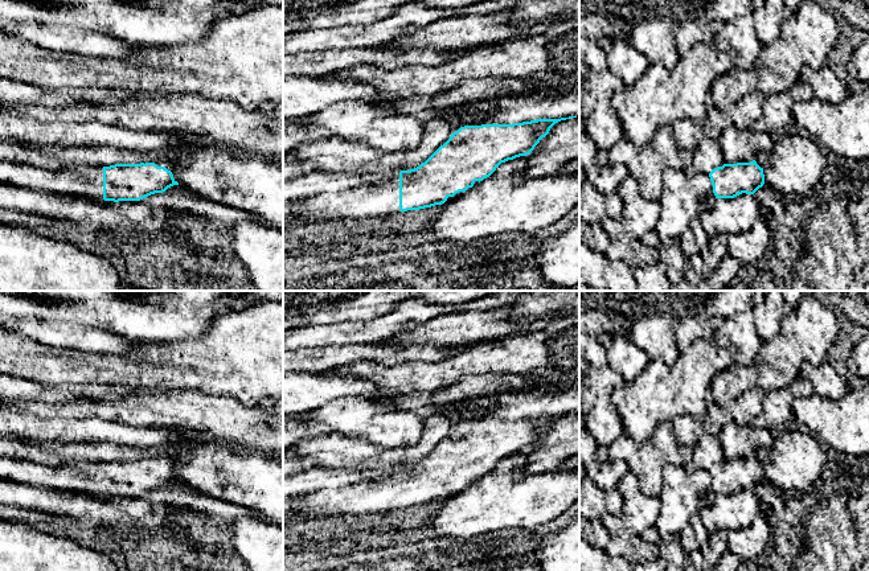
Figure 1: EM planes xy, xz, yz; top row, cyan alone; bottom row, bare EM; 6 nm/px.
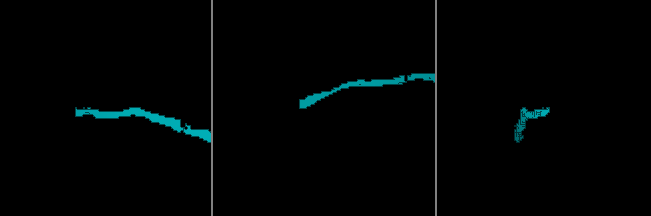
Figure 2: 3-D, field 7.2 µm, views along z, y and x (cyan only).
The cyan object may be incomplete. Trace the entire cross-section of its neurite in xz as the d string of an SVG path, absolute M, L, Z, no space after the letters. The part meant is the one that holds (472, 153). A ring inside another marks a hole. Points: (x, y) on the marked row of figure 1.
M577 116L561 119L537 119L513 124L464 126L454 132L450 139L419 167L410 171L395 172L390 176L311 172L302 177L286 180L283 181L283 227L319 221L332 221L337 218L356 219L378 217L442 205L446 201L460 197L474 185L489 177L501 163L529 155L540 140L549 133L550 128L556 123L571 118Z

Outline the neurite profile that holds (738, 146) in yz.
M725 128L717 139L725 164L750 163L758 152L770 152L774 141L770 135L753 130Z

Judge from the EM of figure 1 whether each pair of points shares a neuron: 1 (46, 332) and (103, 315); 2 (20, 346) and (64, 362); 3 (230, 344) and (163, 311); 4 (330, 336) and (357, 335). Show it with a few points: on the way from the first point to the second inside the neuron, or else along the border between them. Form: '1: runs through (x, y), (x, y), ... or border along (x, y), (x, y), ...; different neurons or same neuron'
1: border along (56, 304), (72, 309), (86, 324), (113, 329); different neurons
2: runs through (31, 357), (36, 362), (53, 362); same neuron
3: border along (228, 309), (218, 313), (199, 337), (176, 341); different neurons
4: runs through (336, 335), (351, 335); same neuron

